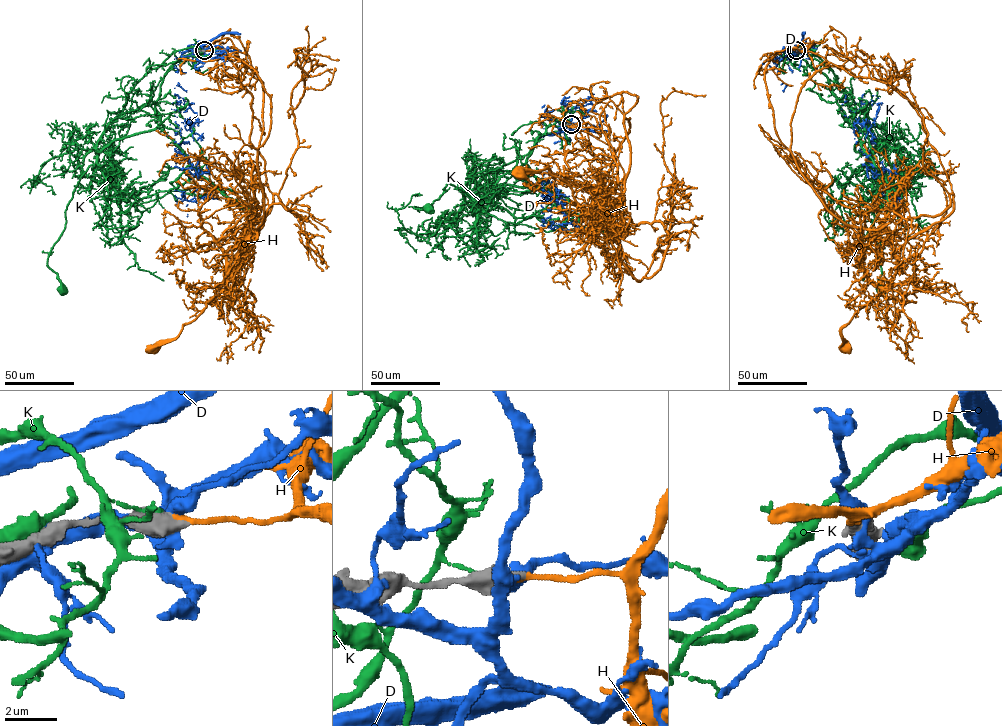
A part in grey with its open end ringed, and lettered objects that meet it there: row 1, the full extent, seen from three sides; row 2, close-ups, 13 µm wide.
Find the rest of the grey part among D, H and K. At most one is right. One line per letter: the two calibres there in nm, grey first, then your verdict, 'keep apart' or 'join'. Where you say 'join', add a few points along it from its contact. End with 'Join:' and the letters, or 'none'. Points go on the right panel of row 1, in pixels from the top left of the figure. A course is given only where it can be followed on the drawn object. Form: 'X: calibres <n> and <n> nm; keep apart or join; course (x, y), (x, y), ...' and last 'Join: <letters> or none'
D: calibres 850 and 400 nm; keep apart
H: calibres 700 and 280 nm; join; course (796, 51), (764, 73), (776, 134), (823, 204), (870, 231), (861, 263), (884, 288), (841, 330), (846, 348)
K: calibres 650 and 220 nm; keep apart
Join: H

